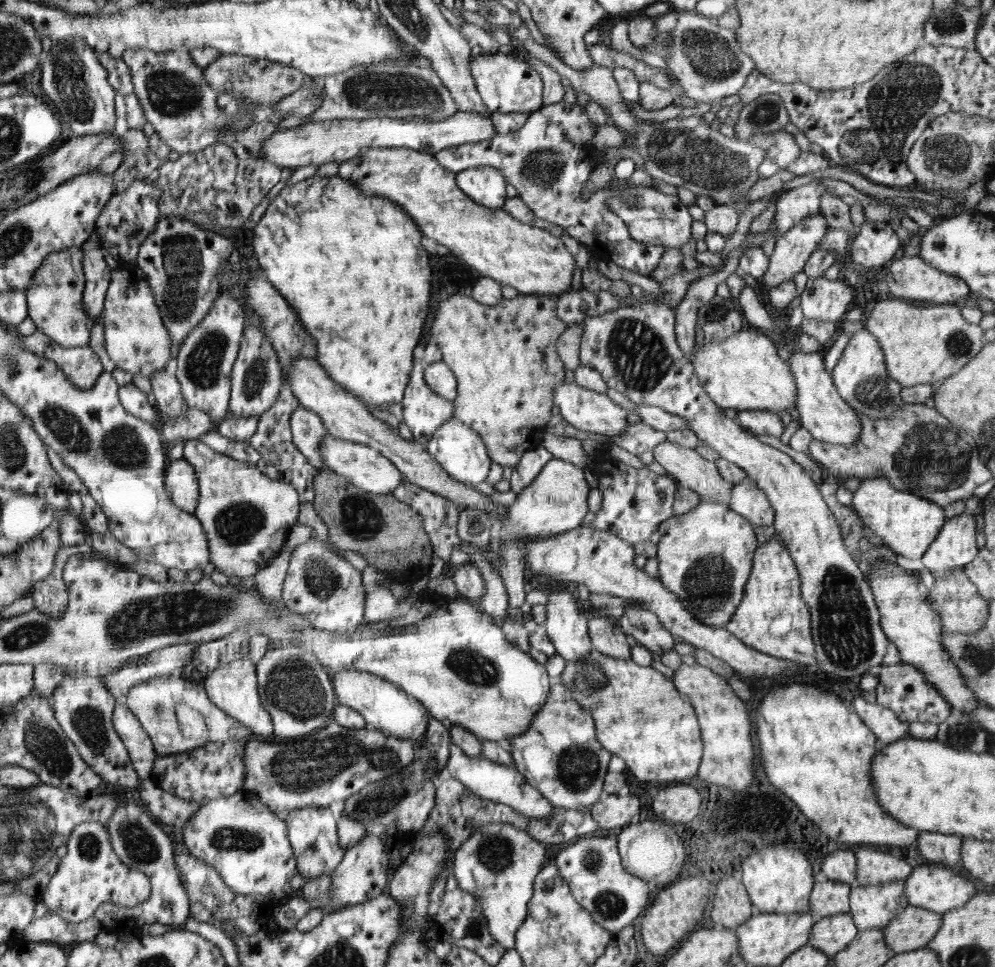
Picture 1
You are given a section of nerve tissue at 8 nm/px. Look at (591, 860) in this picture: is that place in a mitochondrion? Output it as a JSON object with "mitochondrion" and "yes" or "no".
{"mitochondrion":"yes"}

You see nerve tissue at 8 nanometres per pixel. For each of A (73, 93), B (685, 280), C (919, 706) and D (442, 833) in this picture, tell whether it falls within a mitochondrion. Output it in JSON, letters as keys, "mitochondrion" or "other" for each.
{"A":"mitochondrion","B":"other","C":"other","D":"other"}

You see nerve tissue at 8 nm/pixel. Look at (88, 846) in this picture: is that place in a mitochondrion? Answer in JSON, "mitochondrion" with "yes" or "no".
{"mitochondrion":"yes"}

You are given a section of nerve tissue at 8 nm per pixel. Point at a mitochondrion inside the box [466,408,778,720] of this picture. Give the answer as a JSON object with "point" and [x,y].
{"point":[707,583]}

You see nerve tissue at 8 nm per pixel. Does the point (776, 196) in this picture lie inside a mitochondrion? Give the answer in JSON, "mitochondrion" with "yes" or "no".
{"mitochondrion":"no"}

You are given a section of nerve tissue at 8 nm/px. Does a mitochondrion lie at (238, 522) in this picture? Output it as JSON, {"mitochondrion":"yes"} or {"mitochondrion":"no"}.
{"mitochondrion":"yes"}

